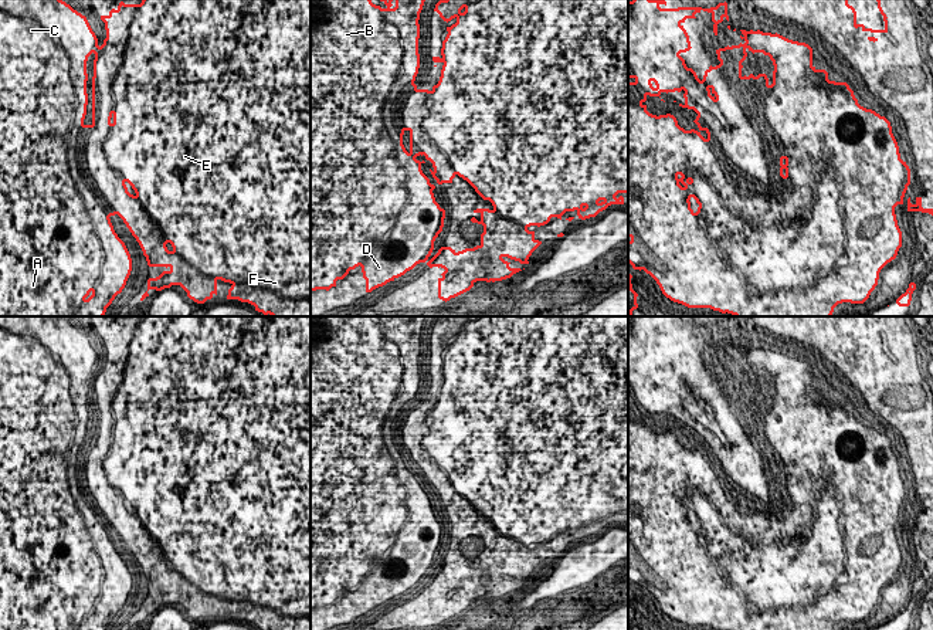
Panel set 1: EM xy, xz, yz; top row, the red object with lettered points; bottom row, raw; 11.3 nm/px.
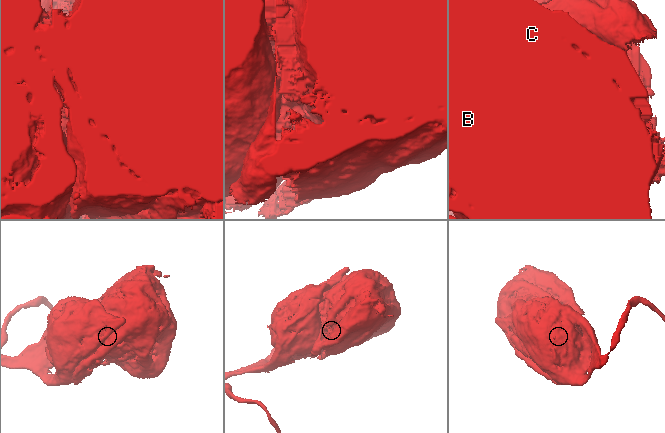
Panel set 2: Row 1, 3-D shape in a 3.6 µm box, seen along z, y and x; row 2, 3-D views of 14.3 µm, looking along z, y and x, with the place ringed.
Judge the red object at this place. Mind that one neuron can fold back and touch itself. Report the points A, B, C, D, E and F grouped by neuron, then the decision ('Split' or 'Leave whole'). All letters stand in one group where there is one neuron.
Groups: A B C D / E F. Split

